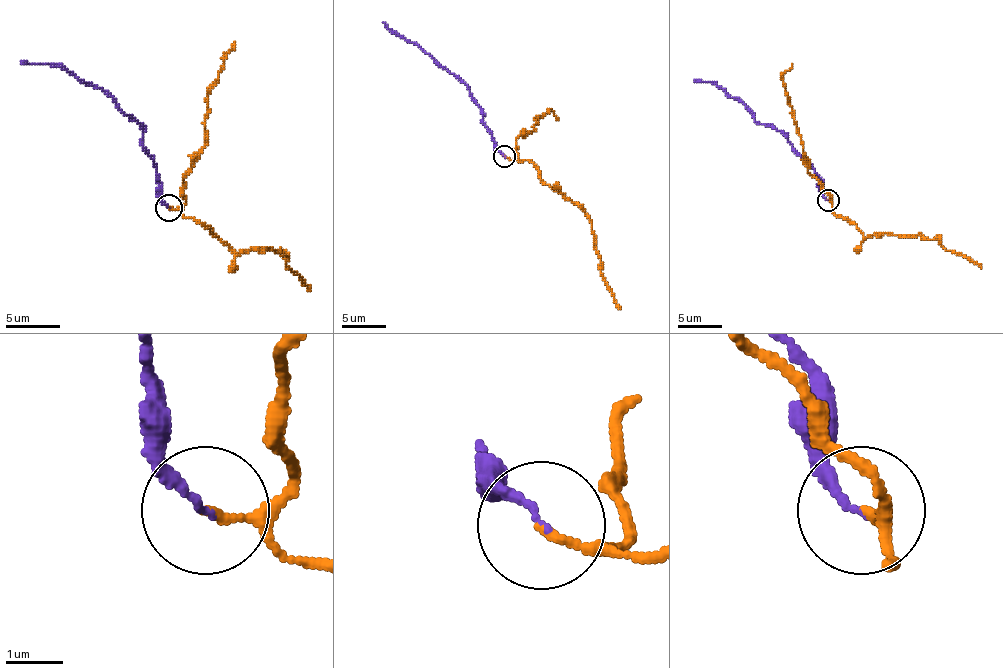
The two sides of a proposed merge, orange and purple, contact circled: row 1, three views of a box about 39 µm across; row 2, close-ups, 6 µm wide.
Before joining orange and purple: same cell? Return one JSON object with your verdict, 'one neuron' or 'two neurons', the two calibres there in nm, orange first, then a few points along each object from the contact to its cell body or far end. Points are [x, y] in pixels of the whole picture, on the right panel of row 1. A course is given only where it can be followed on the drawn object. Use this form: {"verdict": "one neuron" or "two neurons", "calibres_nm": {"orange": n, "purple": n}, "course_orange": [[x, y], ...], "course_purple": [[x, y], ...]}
{"verdict": "one neuron", "calibres_nm": {"orange": 150, "purple": 120}, "course_orange": [[827, 199], [832, 211], [848, 217], [865, 237], [885, 233], [936, 239], [945, 248], [961, 253], [981, 268]], "course_purple": [[827, 199], [823, 193], [823, 179], [783, 135], [759, 124], [747, 108], [714, 82], [694, 79]]}

